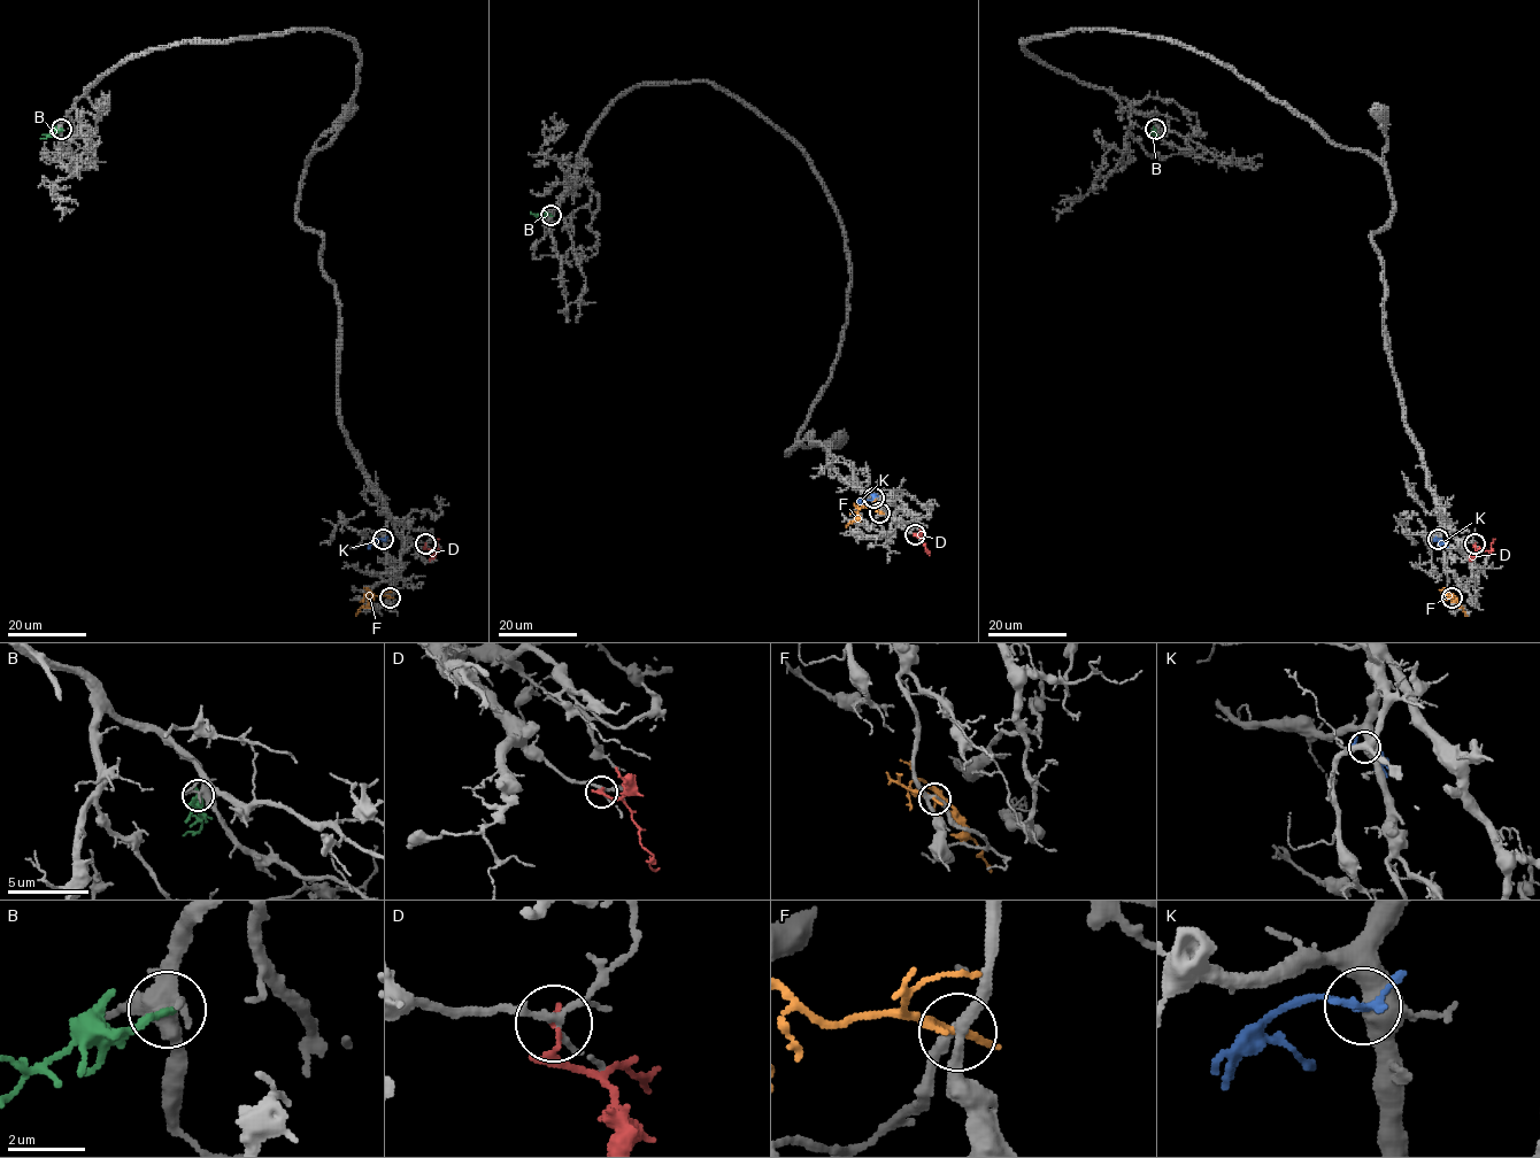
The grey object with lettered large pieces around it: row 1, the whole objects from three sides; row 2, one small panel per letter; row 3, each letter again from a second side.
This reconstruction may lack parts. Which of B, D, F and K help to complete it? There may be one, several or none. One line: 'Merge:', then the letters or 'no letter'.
Merge: no letter

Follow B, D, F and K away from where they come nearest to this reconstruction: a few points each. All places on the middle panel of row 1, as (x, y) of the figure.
B: (551, 215), (530, 211)
D: (915, 534), (930, 554)
F: (879, 512), (862, 507), (856, 512), (859, 519), (846, 526)
K: (874, 499), (859, 502)

